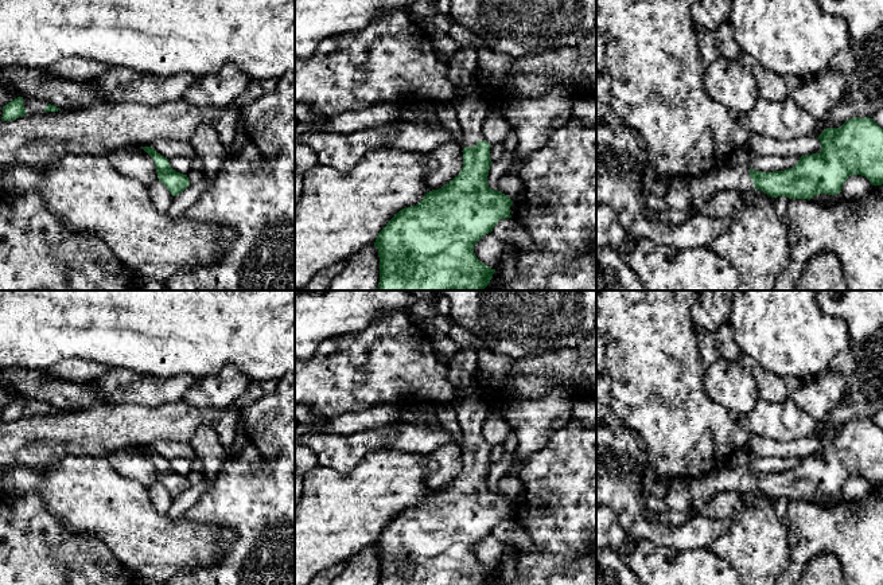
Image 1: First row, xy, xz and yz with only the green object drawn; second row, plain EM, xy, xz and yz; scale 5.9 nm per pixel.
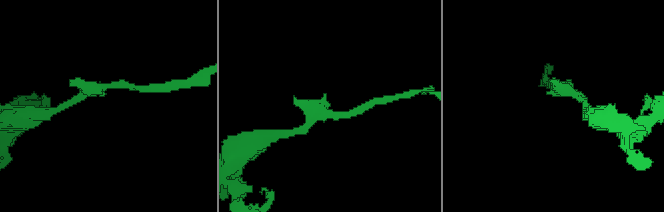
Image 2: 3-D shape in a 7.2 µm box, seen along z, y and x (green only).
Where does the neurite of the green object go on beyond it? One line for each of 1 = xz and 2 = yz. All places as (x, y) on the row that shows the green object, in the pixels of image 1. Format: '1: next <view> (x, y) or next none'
1: next xz (471, 110)
2: next yz (726, 176)

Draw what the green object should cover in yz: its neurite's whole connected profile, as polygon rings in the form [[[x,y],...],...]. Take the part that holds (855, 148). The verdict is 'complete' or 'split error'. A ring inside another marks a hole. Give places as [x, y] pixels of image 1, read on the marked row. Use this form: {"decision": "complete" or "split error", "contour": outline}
{"decision": "split error", "contour": [[[874,118],[847,120],[840,128],[824,129],[817,139],[821,141],[821,152],[801,156],[793,168],[785,171],[754,171],[746,160],[742,160],[738,165],[726,163],[703,176],[689,178],[692,204],[697,214],[713,194],[723,190],[735,190],[742,194],[761,190],[771,198],[786,196],[810,200],[820,194],[840,194],[843,184],[852,175],[866,176],[872,186],[883,184],[883,129]]]}

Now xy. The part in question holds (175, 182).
{"decision": "complete", "contour": [[[141,147],[155,161],[159,182],[162,182],[172,196],[179,195],[190,186],[187,175],[171,168],[168,159],[157,153],[152,147]]]}

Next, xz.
{"decision": "split error", "contour": [[[459,46],[448,67],[451,82],[460,89],[454,106],[467,145],[462,151],[463,167],[444,187],[427,192],[416,206],[400,210],[378,233],[374,242],[380,257],[377,290],[483,290],[495,272],[476,258],[474,245],[501,219],[511,218],[513,200],[487,184],[491,145],[485,140],[482,126],[490,108],[475,83],[476,50]]]}

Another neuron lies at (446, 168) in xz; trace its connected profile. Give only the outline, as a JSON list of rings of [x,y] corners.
[[[456,143],[443,144],[427,155],[435,163],[435,168],[427,175],[431,190],[444,187],[463,167],[463,152]]]

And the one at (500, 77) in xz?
[[[596,27],[577,46],[541,55],[513,58],[481,47],[476,50],[476,70],[476,89],[489,108],[503,109],[513,95],[537,97],[557,86],[571,89],[577,98],[596,95]]]

